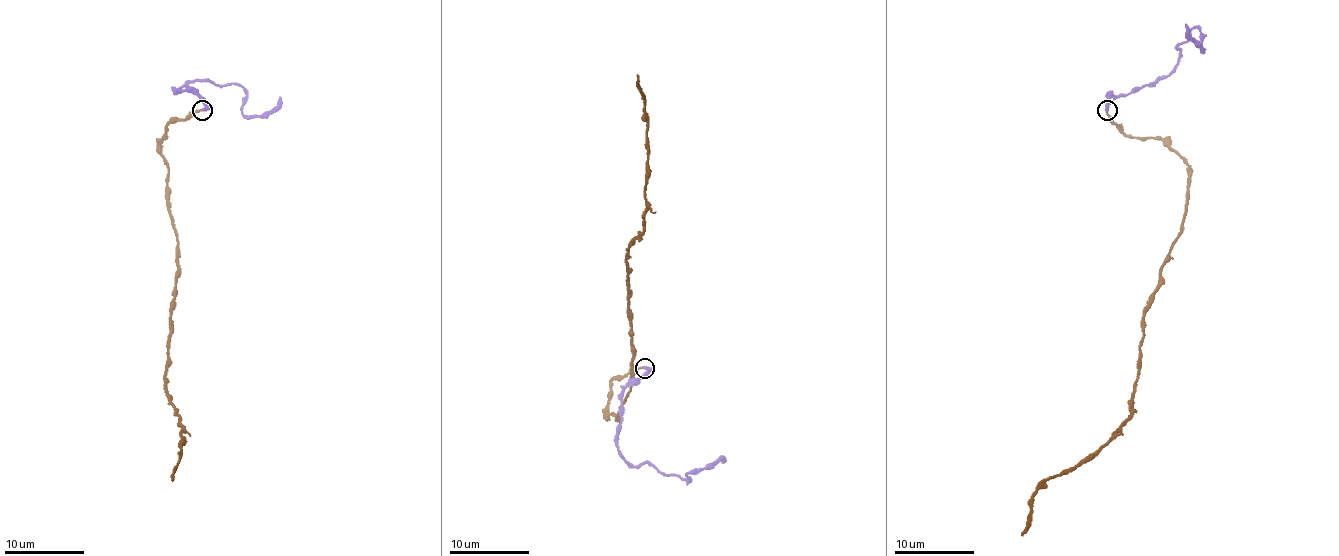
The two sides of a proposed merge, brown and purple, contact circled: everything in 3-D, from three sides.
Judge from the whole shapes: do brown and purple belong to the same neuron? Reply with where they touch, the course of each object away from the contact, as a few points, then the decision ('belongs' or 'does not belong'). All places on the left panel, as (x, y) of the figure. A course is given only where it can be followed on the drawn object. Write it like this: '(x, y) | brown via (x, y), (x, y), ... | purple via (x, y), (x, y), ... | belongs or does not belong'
(202, 110) | brown via (200, 109), (167, 127), (161, 144), (179, 263), (165, 388), (184, 440), (172, 480) | purple via (202, 109), (192, 92), (175, 91), (208, 79), (241, 85), (245, 115), (263, 116), (280, 97) | belongs

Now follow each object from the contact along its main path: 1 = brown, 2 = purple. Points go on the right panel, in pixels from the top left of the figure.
1: (1107, 111), (1125, 135), (1163, 138), (1189, 166), (1182, 234), (1143, 318), (1128, 421), (1040, 486), (1022, 535)
2: (1107, 110), (1109, 97), (1165, 77), (1178, 62), (1177, 44), (1193, 26), (1202, 51), (1186, 24)

